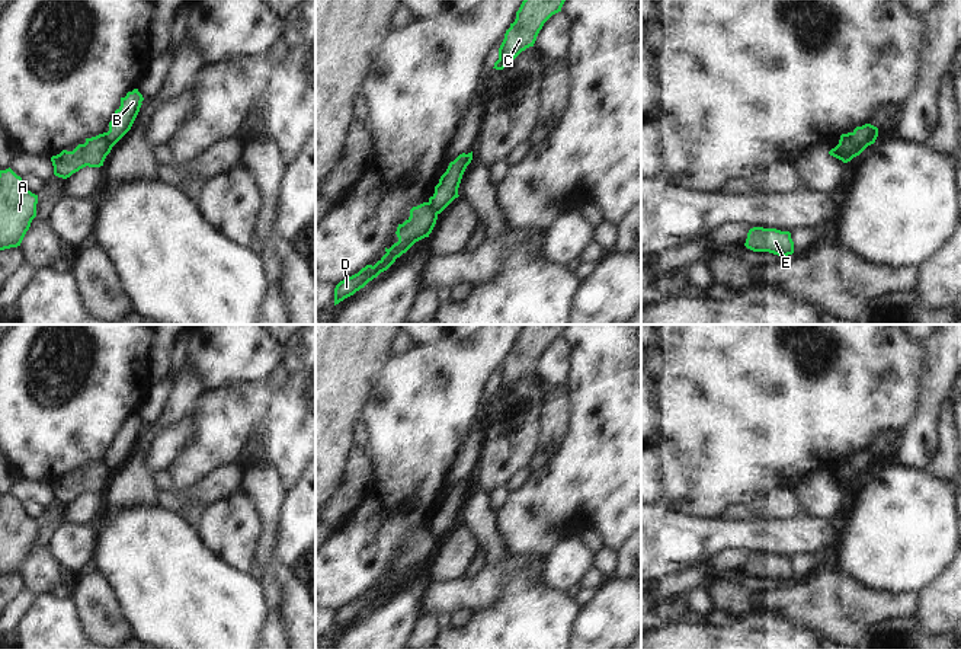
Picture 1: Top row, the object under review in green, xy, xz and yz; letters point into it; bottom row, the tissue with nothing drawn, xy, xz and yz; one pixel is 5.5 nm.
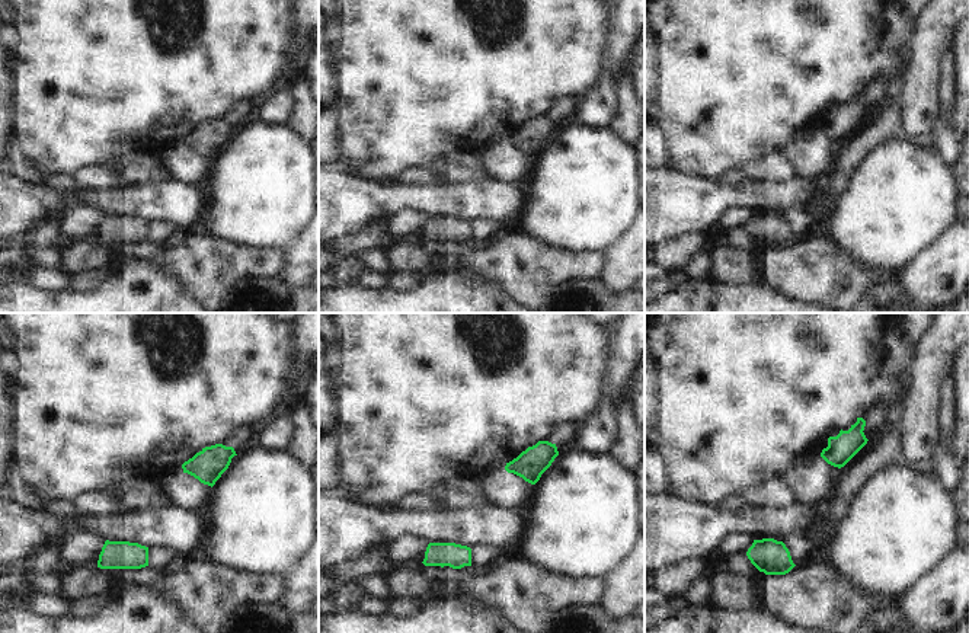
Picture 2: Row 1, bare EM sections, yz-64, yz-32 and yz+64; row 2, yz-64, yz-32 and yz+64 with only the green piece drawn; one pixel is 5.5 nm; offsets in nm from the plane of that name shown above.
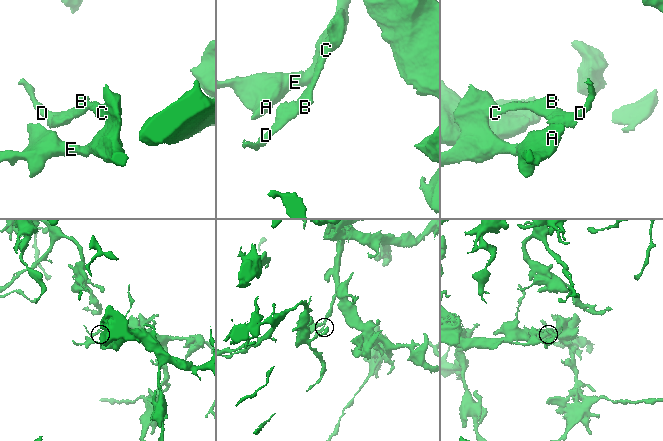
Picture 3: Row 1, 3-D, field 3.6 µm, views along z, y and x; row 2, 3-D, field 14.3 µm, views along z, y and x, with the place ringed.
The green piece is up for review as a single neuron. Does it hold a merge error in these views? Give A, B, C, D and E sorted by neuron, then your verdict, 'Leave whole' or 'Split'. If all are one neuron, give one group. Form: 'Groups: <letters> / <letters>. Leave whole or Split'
Groups: A B C E / D. Split.

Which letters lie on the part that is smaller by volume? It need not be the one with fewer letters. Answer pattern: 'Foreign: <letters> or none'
Foreign: D.

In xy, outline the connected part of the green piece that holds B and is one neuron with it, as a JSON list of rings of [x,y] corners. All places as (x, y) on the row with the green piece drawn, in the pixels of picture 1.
[[[138,89],[121,97],[121,106],[115,111],[115,119],[109,122],[109,131],[103,132],[103,137],[112,147],[131,130],[142,100],[144,97]]]

